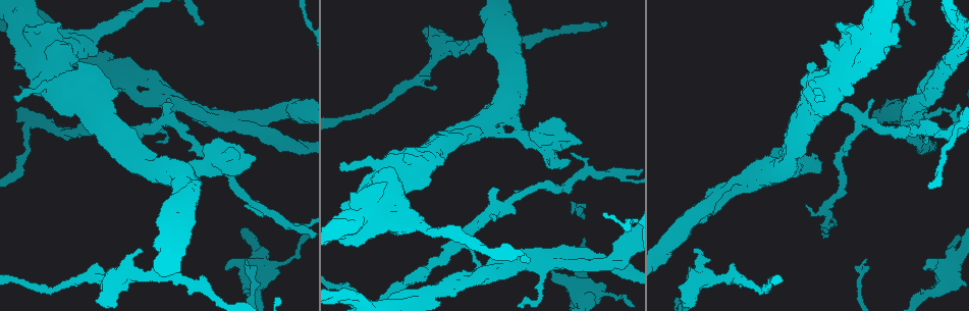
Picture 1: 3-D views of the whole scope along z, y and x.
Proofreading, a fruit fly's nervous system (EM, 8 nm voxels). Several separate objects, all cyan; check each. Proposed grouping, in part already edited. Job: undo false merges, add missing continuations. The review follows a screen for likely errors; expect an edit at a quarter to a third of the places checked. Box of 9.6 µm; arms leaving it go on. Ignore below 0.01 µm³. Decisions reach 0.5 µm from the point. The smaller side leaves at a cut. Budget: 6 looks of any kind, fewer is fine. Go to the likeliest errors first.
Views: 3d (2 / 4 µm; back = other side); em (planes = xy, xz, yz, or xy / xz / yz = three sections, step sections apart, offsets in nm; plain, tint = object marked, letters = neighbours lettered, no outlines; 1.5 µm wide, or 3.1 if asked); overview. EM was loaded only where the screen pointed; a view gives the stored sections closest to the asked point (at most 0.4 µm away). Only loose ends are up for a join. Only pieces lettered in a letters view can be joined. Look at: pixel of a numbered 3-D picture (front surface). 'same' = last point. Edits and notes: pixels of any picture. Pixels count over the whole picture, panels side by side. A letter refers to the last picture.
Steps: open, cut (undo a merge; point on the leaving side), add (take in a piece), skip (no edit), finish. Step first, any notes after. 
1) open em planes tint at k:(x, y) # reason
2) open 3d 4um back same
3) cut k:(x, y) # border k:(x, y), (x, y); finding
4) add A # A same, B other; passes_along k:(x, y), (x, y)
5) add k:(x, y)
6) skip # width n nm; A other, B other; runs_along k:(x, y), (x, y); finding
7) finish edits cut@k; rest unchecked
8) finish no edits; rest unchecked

open 3d 4um back at 1:(549, 144) # free end

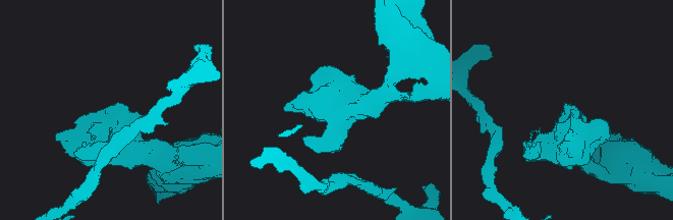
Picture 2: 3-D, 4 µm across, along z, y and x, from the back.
open em planes letters at 2:(567, 106)

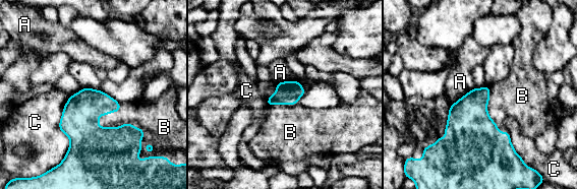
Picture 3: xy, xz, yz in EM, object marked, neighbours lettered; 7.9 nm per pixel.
add B # A other, B same, C other; passes_along 3:(111, 152), (124, 124), (155, 119); the neuron continues

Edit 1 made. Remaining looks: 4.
open overview # see it whole again

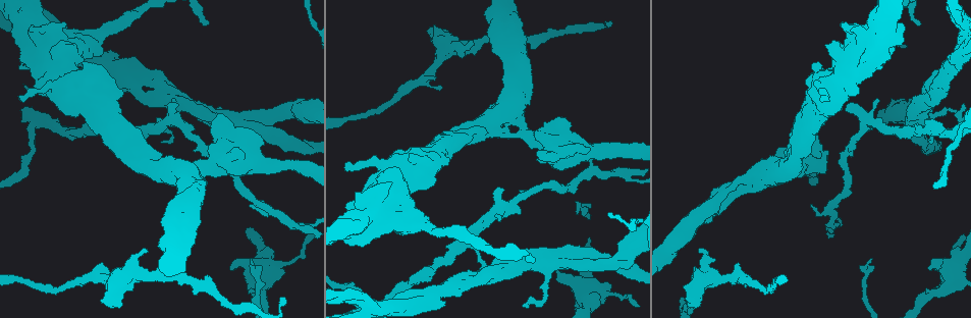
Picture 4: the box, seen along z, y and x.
open 3d 4um at 4:(947, 64) # branch point

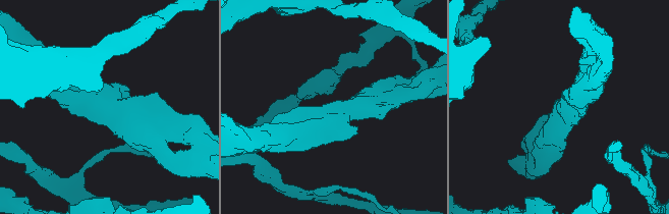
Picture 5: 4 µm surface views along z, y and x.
open em yz step 4 letters at 5:(347, 110)

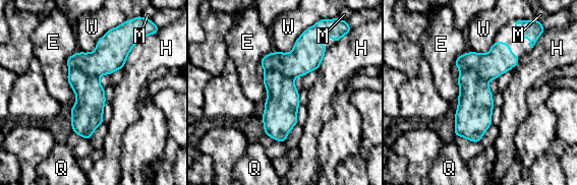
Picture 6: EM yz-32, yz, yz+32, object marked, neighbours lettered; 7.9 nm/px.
cut 6:(90, 95) # width 240 nm; E other, H other, M other, Q other, W other; border 6:(69, 68), (79, 68), (98, 77); two neurons meet here

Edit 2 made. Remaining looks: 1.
finish edits add@3, cut@6; rest unchecked

